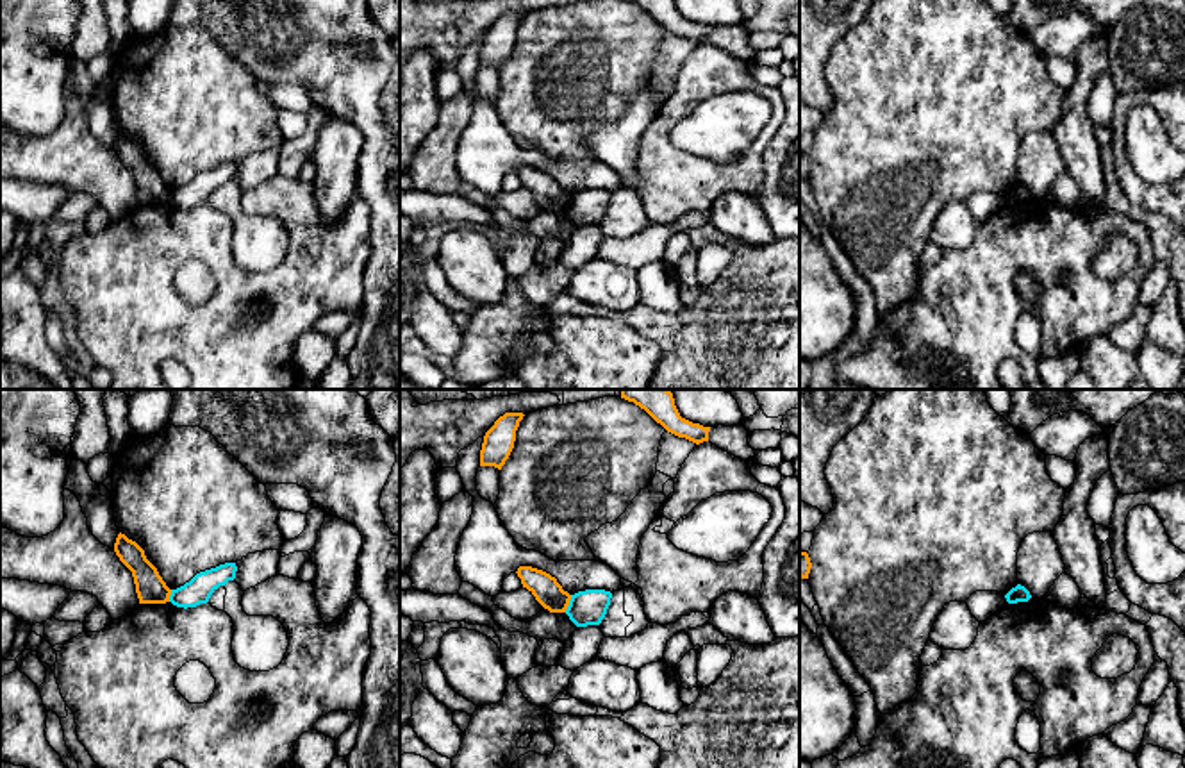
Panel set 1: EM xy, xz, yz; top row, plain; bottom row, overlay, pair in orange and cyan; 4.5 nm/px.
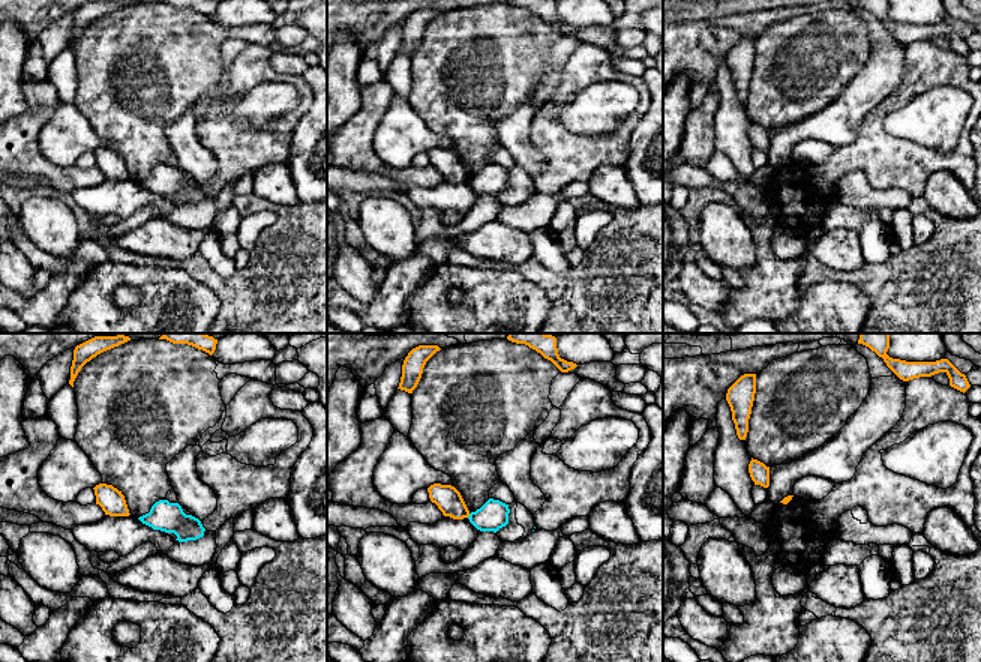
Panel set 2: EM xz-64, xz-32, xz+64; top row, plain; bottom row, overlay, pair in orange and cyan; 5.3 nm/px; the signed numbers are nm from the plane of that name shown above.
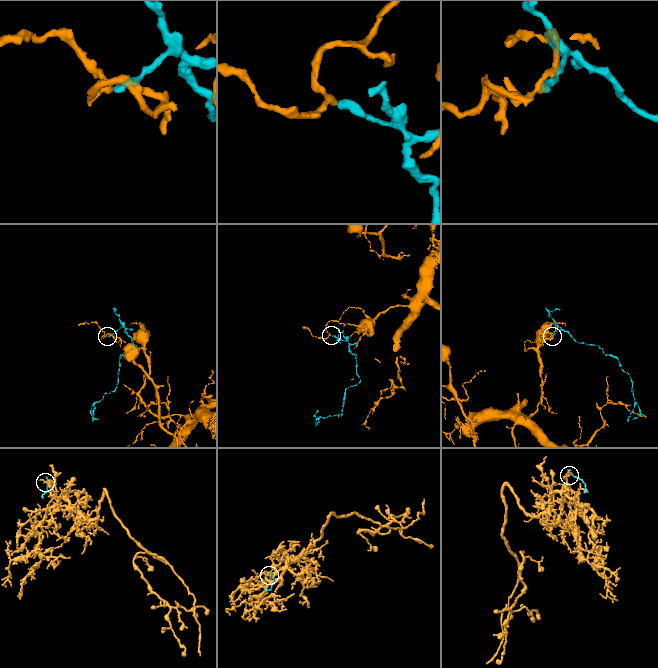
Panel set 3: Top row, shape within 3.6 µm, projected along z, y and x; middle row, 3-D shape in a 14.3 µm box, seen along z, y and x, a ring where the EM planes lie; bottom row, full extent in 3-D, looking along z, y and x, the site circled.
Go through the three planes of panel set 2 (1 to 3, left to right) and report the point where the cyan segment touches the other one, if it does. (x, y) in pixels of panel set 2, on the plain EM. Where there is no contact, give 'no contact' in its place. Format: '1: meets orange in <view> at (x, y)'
1: no contact
2: meets orange in xz-32 at (468, 179)
3: no contact

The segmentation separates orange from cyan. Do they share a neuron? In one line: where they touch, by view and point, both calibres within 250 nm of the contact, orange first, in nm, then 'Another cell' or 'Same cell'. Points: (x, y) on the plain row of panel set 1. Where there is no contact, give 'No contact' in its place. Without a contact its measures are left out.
Touches orange at xz (568, 204). Thickness 120 nm (orange) against 160 nm. Another cell

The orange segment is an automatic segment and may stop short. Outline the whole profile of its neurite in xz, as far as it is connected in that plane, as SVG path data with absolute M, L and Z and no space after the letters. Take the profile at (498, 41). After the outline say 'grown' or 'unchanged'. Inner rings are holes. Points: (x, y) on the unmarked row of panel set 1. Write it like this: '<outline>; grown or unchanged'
M505 13L494 21L484 36L480 66L494 66L501 70L514 48L516 30L523 16L523 13Z; unchanged

